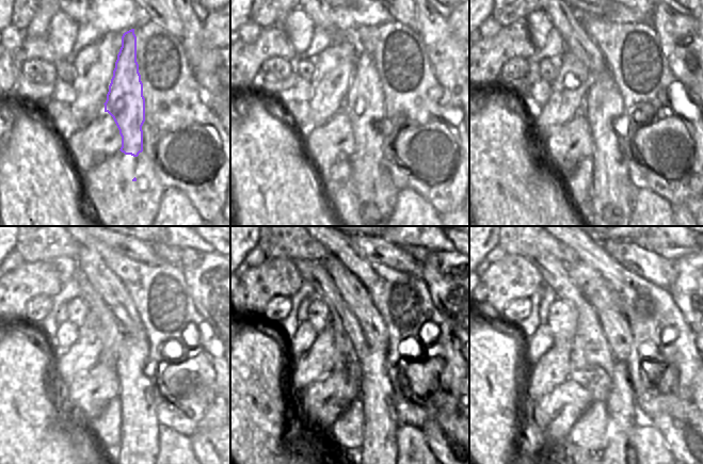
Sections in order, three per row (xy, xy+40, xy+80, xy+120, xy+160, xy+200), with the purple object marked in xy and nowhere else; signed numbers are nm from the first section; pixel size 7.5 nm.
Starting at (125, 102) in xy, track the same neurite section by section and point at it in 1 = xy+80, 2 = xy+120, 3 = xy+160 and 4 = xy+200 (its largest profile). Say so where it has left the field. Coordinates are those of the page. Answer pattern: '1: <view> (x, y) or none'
1: xy+80 (603, 106)
2: xy+120 (132, 351)
3: xy+160 (376, 388)
4: xy+200 (623, 415)

